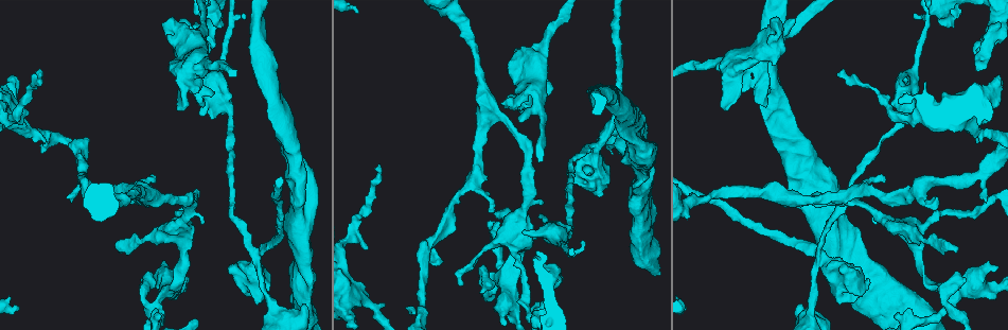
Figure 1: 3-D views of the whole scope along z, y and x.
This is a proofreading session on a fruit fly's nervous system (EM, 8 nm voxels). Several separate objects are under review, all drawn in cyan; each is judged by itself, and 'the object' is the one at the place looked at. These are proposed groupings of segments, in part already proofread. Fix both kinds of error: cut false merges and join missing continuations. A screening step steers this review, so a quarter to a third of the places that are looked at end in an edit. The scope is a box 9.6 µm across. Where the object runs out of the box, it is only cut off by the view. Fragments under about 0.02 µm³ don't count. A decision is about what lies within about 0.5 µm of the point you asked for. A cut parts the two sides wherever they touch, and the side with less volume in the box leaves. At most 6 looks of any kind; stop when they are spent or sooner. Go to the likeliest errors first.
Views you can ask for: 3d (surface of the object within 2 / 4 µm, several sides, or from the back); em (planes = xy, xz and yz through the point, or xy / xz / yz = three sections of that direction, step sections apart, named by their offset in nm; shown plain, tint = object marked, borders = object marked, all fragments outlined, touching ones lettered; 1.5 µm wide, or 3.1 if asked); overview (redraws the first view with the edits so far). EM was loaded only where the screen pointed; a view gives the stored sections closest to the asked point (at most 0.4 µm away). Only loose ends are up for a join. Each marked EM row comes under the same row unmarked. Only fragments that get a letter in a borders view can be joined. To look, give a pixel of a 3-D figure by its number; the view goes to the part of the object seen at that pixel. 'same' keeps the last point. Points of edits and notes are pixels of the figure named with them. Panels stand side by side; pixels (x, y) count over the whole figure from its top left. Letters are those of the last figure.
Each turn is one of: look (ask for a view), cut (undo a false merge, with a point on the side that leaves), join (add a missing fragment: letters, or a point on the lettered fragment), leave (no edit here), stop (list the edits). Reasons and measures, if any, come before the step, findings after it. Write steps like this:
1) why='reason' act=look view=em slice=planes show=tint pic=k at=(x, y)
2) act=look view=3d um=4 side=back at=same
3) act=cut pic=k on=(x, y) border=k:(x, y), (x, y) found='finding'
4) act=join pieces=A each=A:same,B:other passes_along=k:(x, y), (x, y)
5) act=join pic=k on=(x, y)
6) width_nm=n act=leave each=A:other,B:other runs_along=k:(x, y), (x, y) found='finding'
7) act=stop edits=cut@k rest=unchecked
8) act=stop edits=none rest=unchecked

why='looks like a crossing' act=look view=em slice=xy step=8 show=tint pic=1 at=(256, 261)

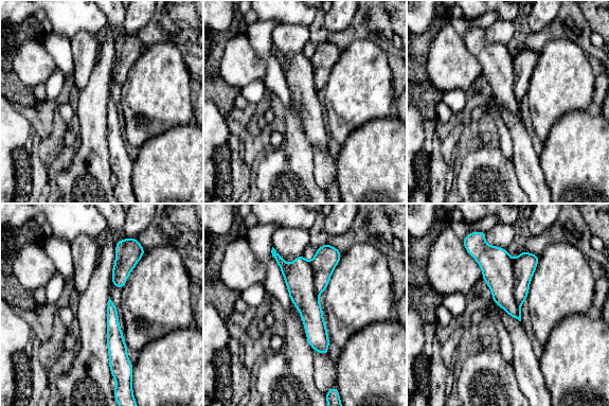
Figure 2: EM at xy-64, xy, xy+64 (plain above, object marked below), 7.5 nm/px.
why='cut it another way' act=look view=em slice=planes show=borders at=same

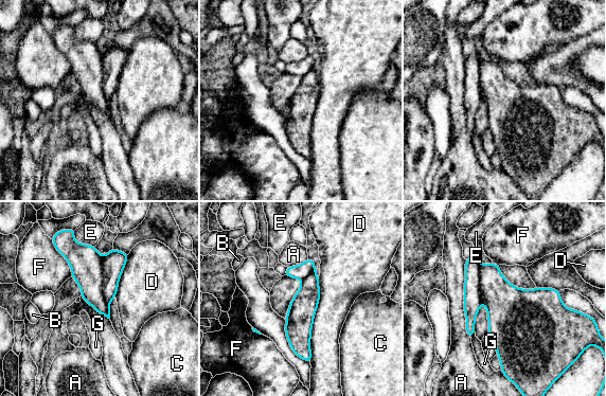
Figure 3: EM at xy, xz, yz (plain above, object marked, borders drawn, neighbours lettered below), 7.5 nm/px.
act=cut pic=3 on=(86, 263) each=A:other,B:other,C:other,D:other,E:other,F:other,G:other part_leaving=3:(475, 258), (471, 266), (469, 332) found='two cells meet here'

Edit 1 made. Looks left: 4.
why='redraw' act=look view=overview

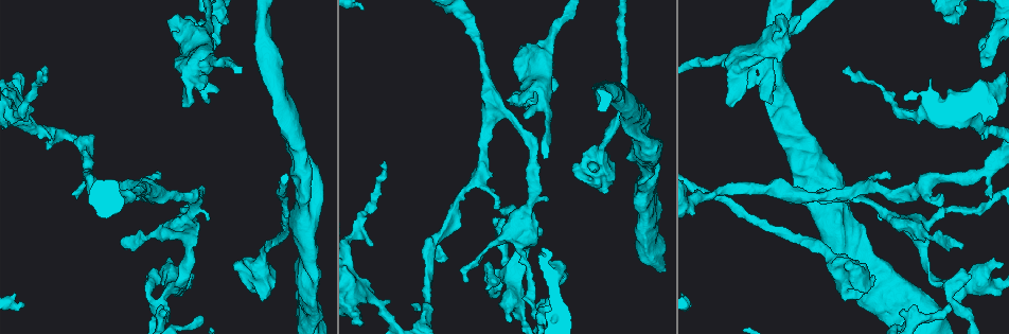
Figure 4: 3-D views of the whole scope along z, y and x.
why='tapers out' act=look view=3d um=2 pic=4 at=(415, 311)

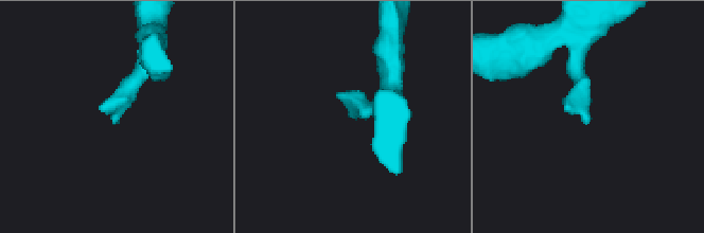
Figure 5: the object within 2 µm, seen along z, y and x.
why='now the EM' act=look view=em slice=planes show=borders pic=5 at=(114, 121)

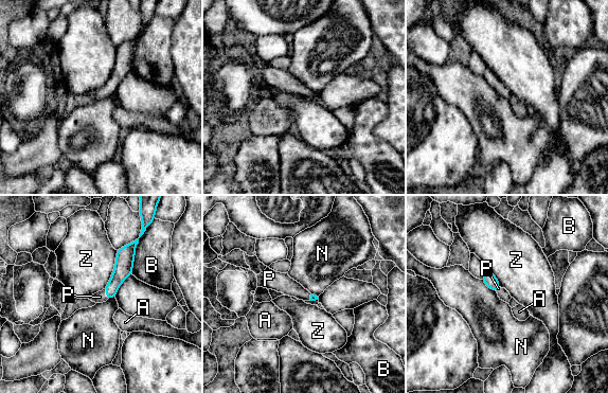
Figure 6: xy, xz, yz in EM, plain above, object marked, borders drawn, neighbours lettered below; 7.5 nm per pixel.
act=join pieces=P each=A:other,B:other,N:other,P:same,Z:other found='the cell continues'

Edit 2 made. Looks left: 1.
why='thick end' act=look view=em slice=planes show=borders pic=4 at=(774, 21)

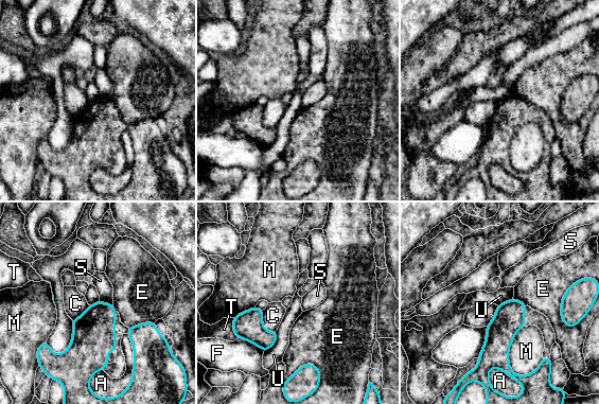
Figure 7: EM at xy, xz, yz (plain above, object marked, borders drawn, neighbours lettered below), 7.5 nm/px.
width_nm=220 act=leave each=A:other,C:other,E:other,F:other,M:other,S:other,T:other,U:other found='none of them fits'

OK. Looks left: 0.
act=stop edits=cut@3,join@6 rest=unchecked

